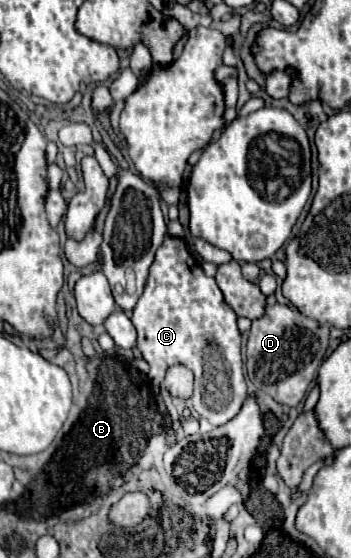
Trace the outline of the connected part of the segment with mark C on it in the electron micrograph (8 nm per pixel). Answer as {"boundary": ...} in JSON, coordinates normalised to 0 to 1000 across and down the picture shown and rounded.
{"boundary":[[[470,418],[470,432],[425,478],[425,496],[373,575],[390,590],[390,625],[425,651],[419,676],[436,690],[464,683],[487,654],[516,651],[556,672],[550,733],[573,747],[624,765],[681,740],[704,711],[704,690],[681,625],[687,597],[675,590],[675,565],[641,543],[618,504],[584,493],[516,425]]]}

